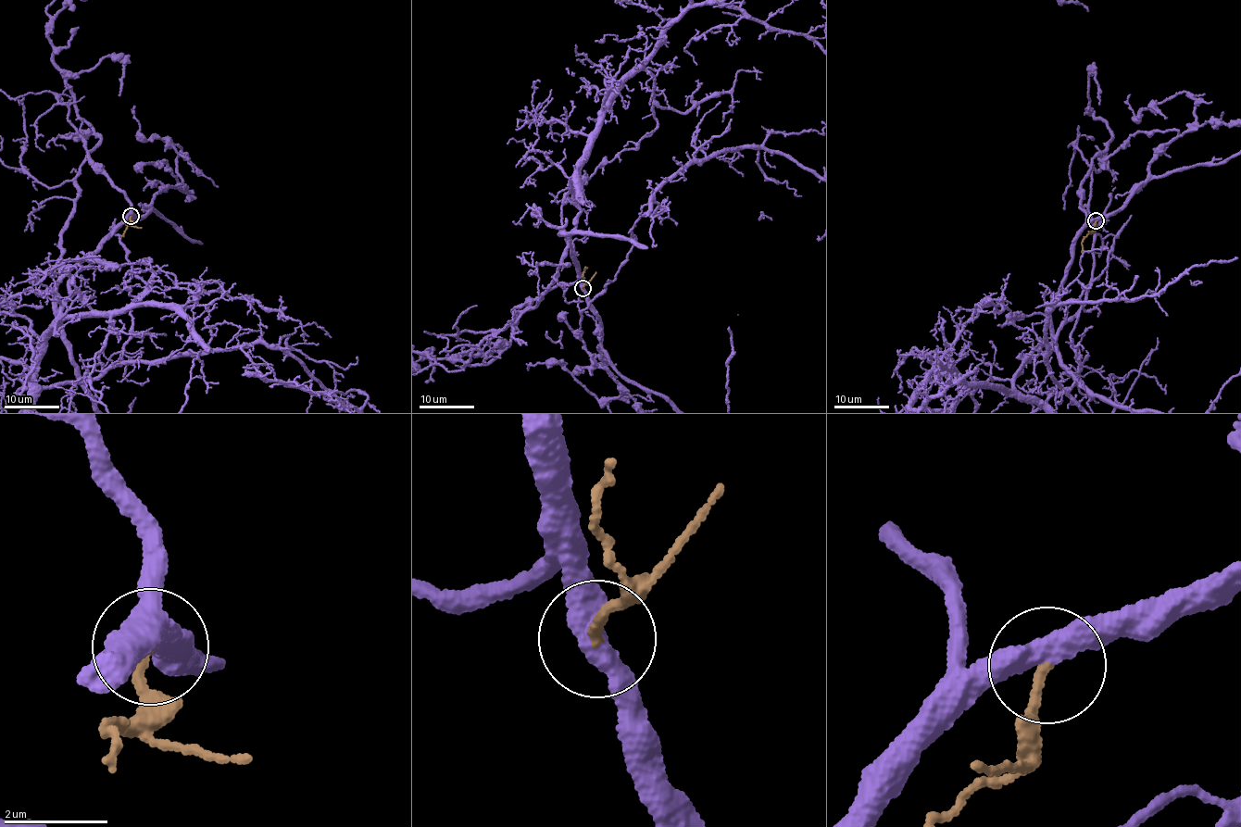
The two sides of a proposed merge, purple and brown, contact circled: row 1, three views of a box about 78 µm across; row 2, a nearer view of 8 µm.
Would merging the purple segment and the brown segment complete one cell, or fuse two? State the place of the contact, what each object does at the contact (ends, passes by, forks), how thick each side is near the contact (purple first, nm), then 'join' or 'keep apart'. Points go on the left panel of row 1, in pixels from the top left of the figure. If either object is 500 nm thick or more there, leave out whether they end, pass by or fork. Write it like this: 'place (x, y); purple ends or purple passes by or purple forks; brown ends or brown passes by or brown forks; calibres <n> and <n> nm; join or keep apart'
place (131, 216); purple passes by; brown ends; calibres 460 and 180 nm; keep apart

